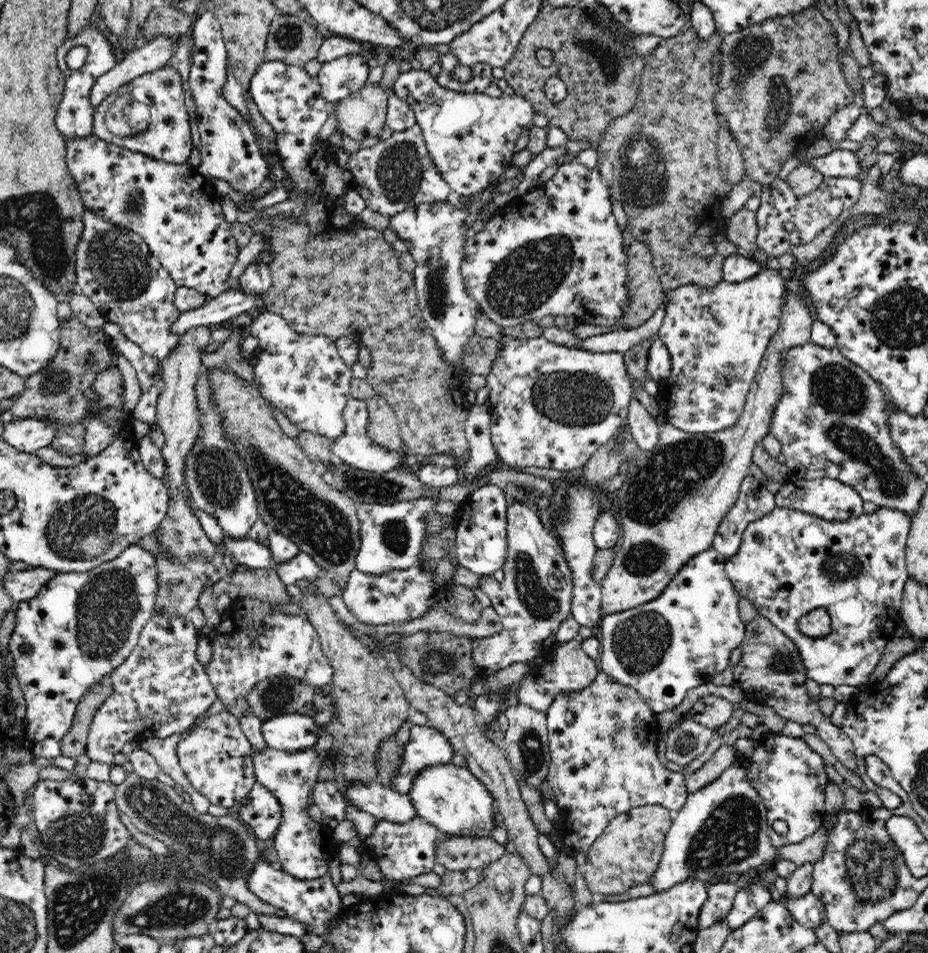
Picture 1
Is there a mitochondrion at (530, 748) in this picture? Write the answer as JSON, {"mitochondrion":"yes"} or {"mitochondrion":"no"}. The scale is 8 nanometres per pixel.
{"mitochondrion":"yes"}

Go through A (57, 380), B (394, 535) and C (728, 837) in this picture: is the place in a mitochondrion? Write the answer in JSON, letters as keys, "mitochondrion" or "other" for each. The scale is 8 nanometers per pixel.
{"A":"mitochondrion","B":"mitochondrion","C":"mitochondrion"}

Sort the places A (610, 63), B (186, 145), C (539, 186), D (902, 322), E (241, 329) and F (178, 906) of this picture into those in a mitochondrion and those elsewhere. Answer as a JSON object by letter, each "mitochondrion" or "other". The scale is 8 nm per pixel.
{"A":"mitochondrion","B":"other","C":"other","D":"mitochondrion","E":"other","F":"mitochondrion"}

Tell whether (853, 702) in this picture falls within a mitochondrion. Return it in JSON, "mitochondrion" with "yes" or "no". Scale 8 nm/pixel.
{"mitochondrion":"no"}

